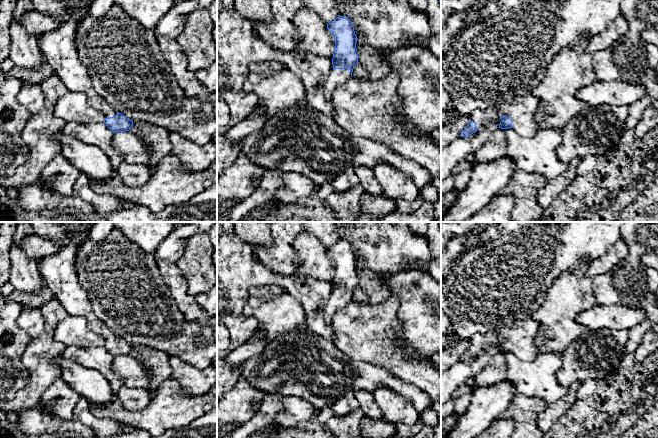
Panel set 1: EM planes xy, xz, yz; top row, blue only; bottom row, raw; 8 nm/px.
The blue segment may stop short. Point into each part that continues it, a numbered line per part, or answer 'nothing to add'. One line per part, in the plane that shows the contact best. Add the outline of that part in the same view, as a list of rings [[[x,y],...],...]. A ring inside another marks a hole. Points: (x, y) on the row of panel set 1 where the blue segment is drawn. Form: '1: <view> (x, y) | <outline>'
1: xz (336, 77) | [[[332,69],[329,75],[319,84],[319,89],[327,99],[331,99],[334,91],[351,78],[349,69]]]

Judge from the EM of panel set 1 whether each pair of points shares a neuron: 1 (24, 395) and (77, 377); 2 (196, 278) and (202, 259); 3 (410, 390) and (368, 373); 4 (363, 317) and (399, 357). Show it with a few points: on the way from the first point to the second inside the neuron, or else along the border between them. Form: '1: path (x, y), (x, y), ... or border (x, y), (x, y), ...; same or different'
1: border (59, 354), (51, 359), (59, 367), (61, 376); different
2: path (198, 273), (198, 264); same
3: path (400, 387), (393, 382), (378, 378); same
4: path (369, 327), (389, 347); same

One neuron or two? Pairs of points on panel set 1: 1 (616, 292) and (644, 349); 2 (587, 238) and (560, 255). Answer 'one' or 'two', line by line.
1: two
2: one

